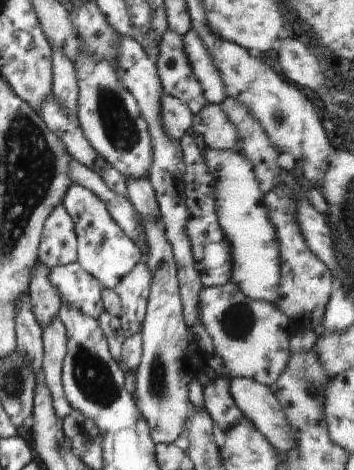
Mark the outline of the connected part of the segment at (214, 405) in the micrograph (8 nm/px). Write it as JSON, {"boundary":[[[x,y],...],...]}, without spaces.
{"boundary":[[[218,376],[204,386],[203,397],[205,409],[224,432],[242,420],[243,412],[236,406],[224,376]]]}

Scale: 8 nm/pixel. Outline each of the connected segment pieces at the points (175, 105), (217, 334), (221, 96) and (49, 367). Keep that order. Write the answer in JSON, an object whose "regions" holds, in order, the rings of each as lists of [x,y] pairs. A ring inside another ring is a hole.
{"regions":[[[[164,93],[159,102],[159,118],[165,134],[178,143],[183,134],[192,135],[190,130],[193,121],[190,109],[176,97]]],[[[232,282],[203,287],[199,294],[198,316],[213,340],[230,377],[246,377],[264,386],[272,386],[287,367],[290,352],[289,319],[271,302],[246,296]]],[[[191,28],[183,36],[182,42],[183,53],[202,87],[205,99],[208,103],[220,104],[227,97],[225,86],[201,37],[195,29]]],[[[56,317],[42,333],[43,340],[43,381],[51,394],[53,407],[59,419],[70,416],[73,408],[63,391],[62,365],[67,353],[67,332],[60,317]]]]}

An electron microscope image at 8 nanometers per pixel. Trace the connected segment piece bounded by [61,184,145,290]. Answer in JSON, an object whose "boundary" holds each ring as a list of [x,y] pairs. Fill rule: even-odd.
{"boundary":[[[71,184],[61,205],[64,206],[74,222],[78,264],[104,288],[113,290],[120,279],[130,273],[138,261],[145,259],[139,246],[136,246],[134,241],[122,232],[122,229],[107,211],[106,205],[91,190]]]}

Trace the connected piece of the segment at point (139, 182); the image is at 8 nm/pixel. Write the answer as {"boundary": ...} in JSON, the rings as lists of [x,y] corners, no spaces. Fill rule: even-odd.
{"boundary":[[[126,178],[127,198],[134,205],[141,218],[151,217],[160,222],[161,214],[157,203],[157,198],[148,178]]]}

